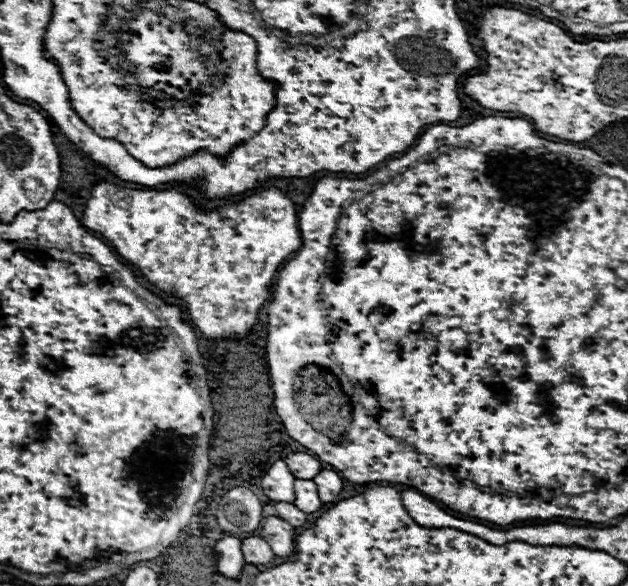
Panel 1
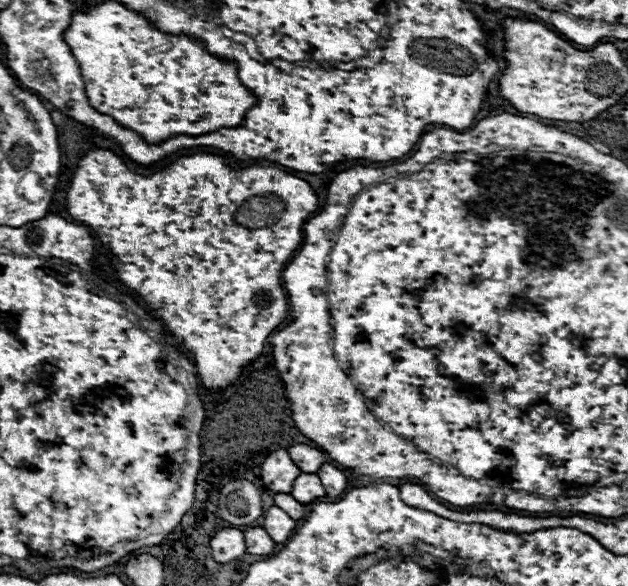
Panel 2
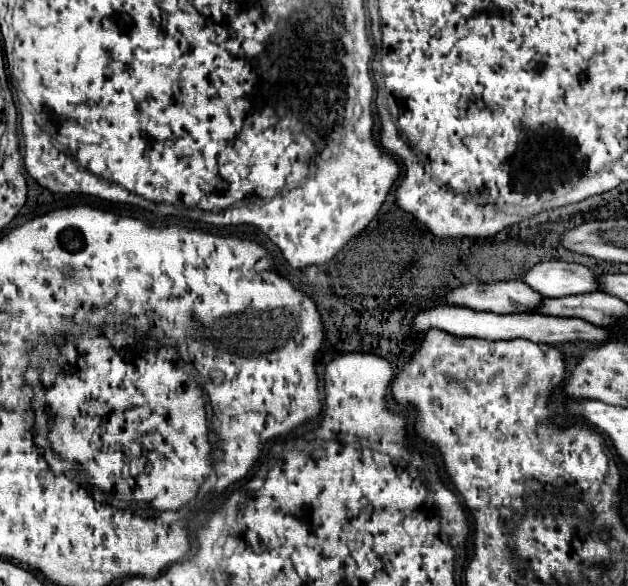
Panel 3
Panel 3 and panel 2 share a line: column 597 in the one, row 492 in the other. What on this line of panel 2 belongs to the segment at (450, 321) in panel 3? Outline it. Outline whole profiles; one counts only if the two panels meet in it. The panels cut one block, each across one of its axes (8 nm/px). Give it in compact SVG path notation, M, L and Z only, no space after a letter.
M328 462L322 464L322 470L318 470L318 476L320 476L320 482L324 484L324 490L326 490L328 498L336 498L336 496L340 496L346 490L344 472L338 470L336 466L328 464Z

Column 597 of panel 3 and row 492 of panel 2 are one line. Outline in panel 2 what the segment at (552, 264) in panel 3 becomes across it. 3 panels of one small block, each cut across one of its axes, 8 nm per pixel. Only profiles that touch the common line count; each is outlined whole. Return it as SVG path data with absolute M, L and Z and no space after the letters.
M284 448L268 454L266 460L262 462L262 484L274 494L280 494L280 492L290 494L298 474L300 470L296 468L296 464L292 462L290 454Z

